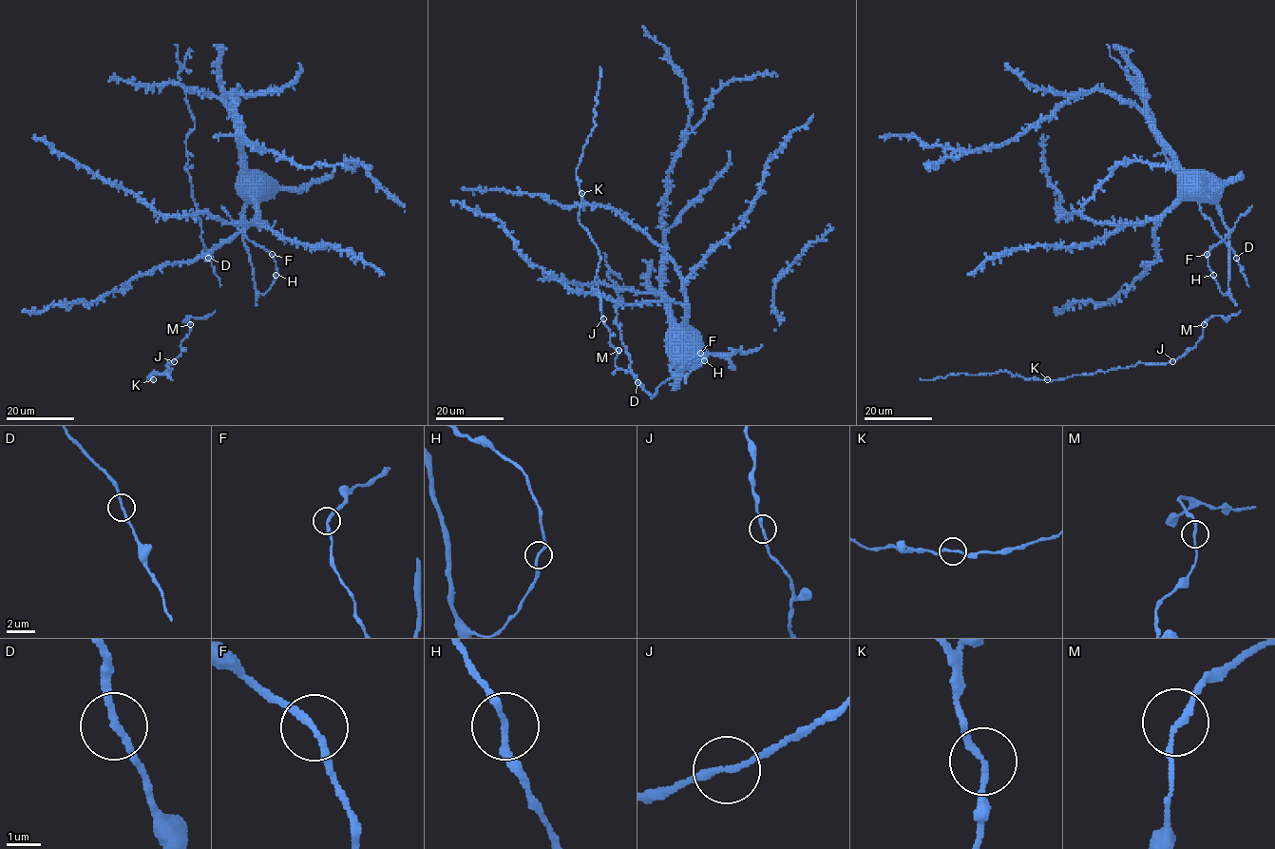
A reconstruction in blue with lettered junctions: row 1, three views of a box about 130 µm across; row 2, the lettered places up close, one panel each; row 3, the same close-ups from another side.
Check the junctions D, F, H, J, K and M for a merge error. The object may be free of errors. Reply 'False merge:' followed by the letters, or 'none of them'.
False merge: none of them

